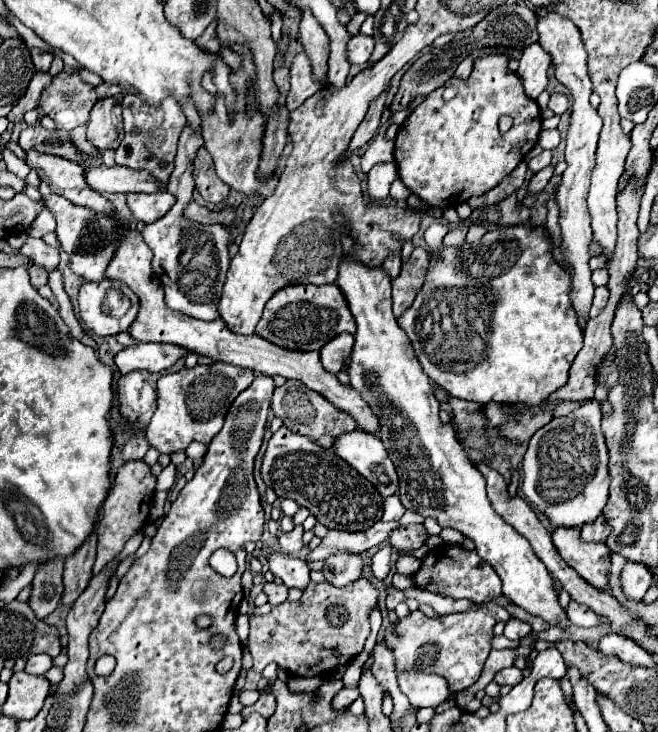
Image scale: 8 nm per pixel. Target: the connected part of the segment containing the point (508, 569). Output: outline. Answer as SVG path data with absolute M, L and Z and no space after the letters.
M346 256L344 264L340 264L336 284L344 292L348 308L358 324L352 364L348 370L350 386L360 392L380 420L378 438L388 448L396 466L400 478L398 494L404 508L422 516L432 516L442 528L456 528L472 538L480 558L492 564L502 578L504 596L528 614L540 616L550 626L566 630L570 620L558 602L558 590L546 566L536 558L528 540L492 510L482 474L458 442L454 428L440 422L438 400L430 380L424 376L420 362L414 356L412 342L392 314L388 274L382 268L372 270L358 264L352 256Z

